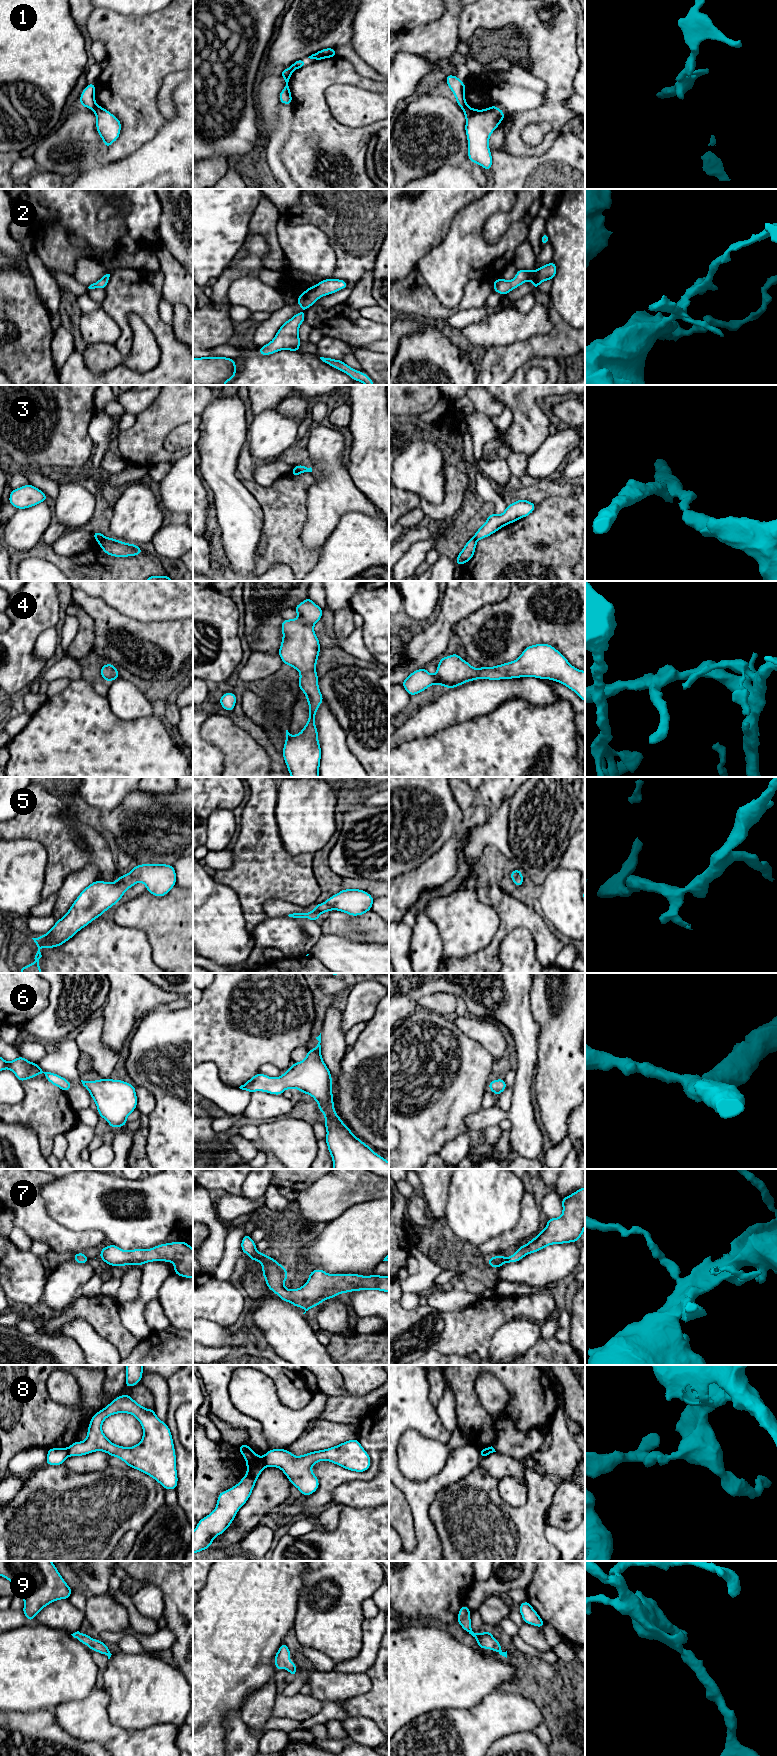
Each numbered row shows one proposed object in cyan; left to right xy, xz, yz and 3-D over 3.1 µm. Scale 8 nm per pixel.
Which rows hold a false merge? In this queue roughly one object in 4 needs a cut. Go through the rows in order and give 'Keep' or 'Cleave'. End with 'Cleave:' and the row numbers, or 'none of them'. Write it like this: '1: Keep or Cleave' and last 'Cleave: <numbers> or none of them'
1: Cleave
2: Keep
3: Cleave
4: Keep
5: Keep
6: Keep
7: Keep
8: Cleave
9: Keep
Cleave: 1, 3, 8

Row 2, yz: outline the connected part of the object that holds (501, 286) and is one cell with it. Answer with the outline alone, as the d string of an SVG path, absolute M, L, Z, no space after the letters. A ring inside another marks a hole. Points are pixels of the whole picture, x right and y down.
M552 261L541 266L538 270L523 270L517 271L513 280L507 281L502 277L493 282L493 290L501 295L507 295L511 290L519 287L523 283L530 280L533 283L533 289L538 289L541 282L552 280L557 273L557 266Z

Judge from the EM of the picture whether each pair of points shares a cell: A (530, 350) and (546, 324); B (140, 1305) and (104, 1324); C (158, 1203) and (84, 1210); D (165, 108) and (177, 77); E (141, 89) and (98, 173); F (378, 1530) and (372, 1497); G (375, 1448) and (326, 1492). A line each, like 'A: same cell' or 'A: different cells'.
A: different cells
B: different cells
C: same cell
D: same cell
E: different cells
F: different cells
G: same cell

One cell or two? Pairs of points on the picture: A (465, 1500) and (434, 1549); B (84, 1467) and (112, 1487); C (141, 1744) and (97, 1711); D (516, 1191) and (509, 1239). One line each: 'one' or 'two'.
A: two
B: two
C: one
D: two

